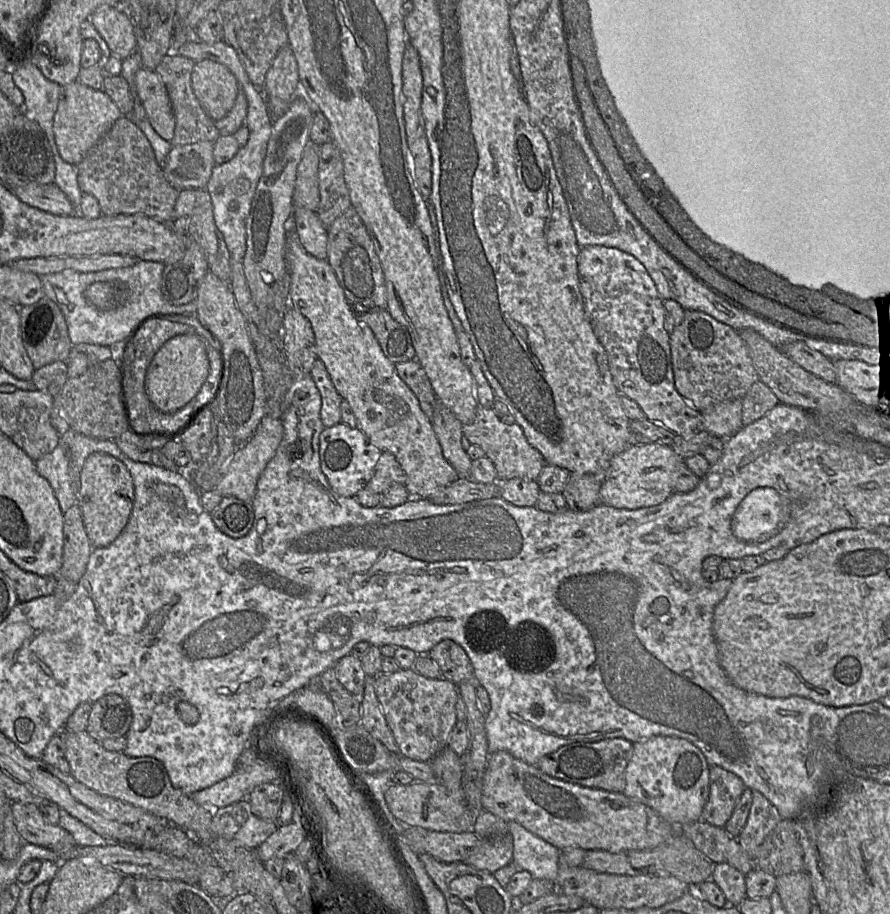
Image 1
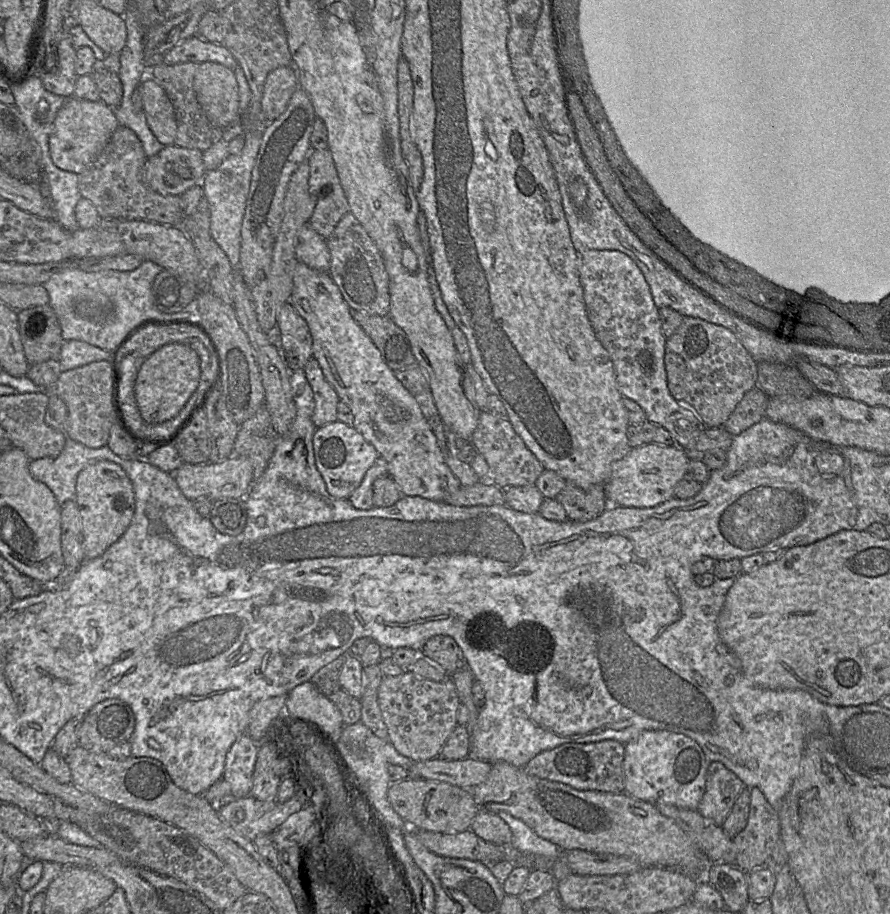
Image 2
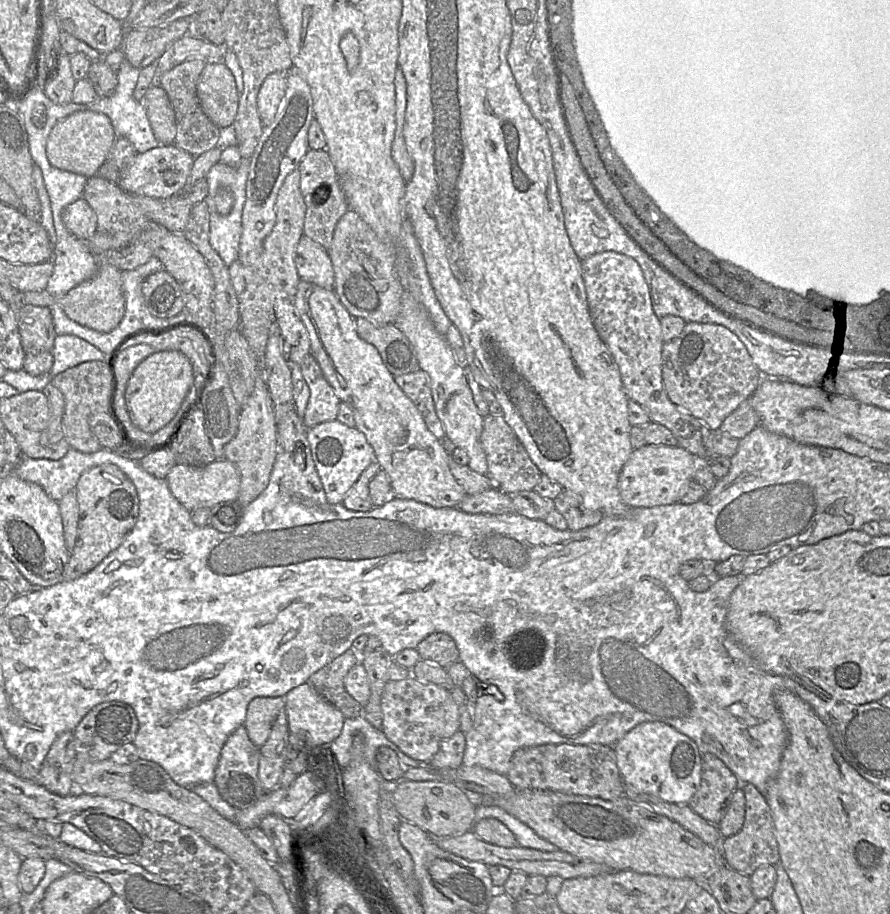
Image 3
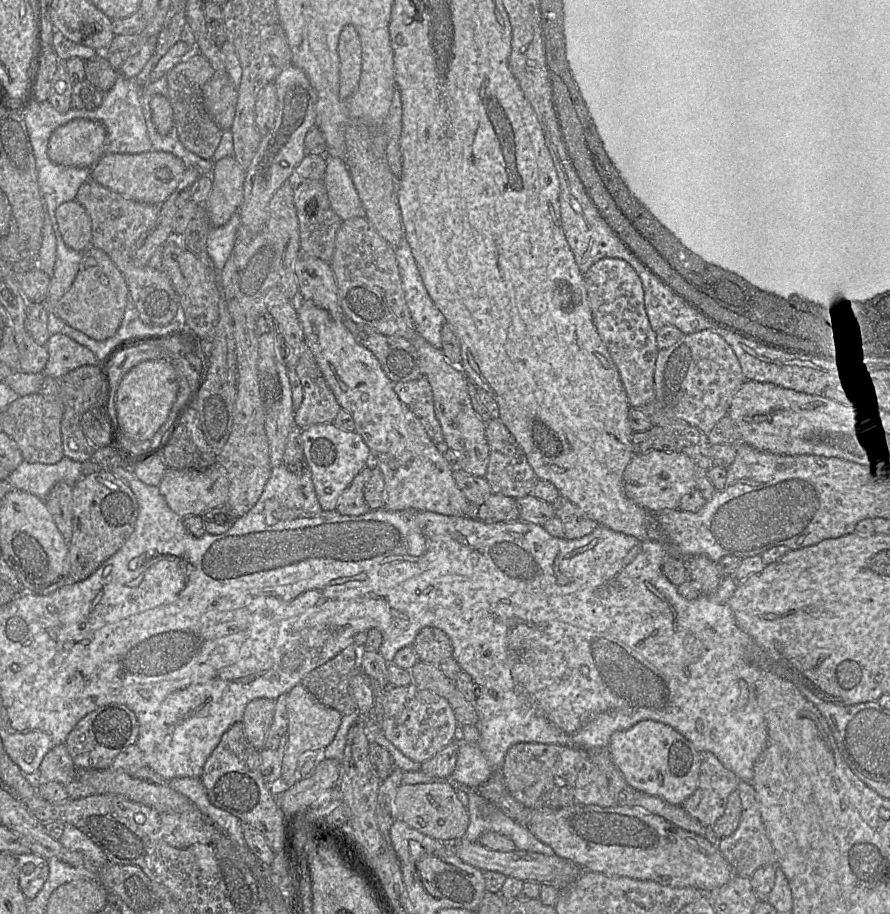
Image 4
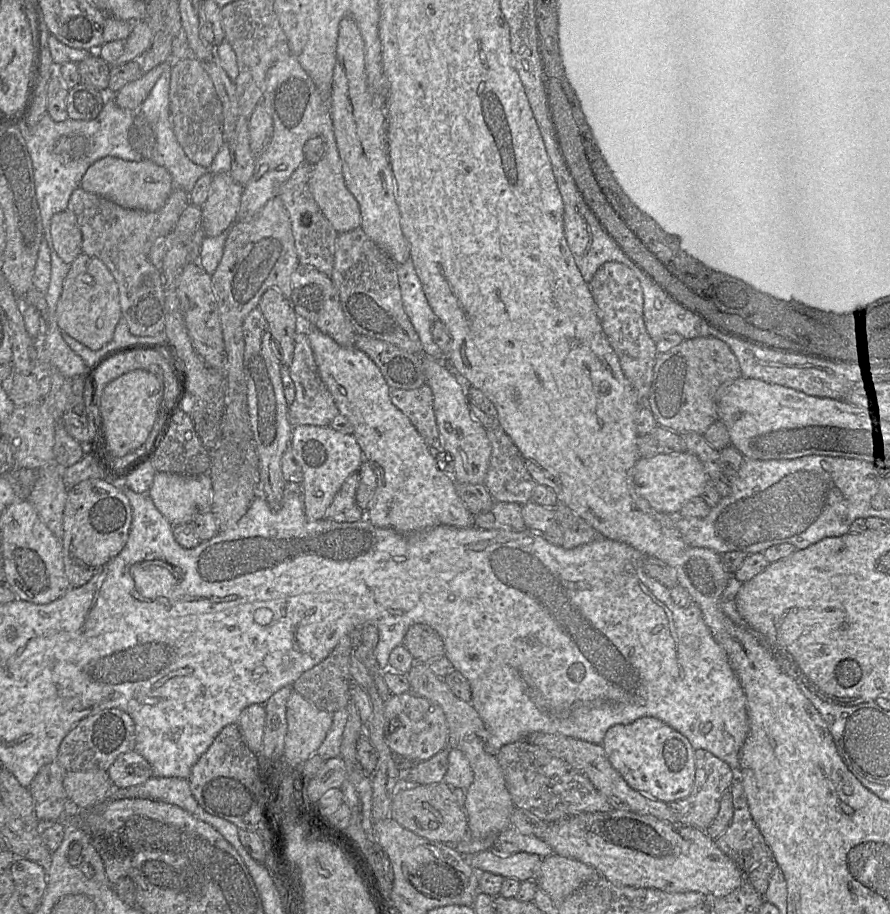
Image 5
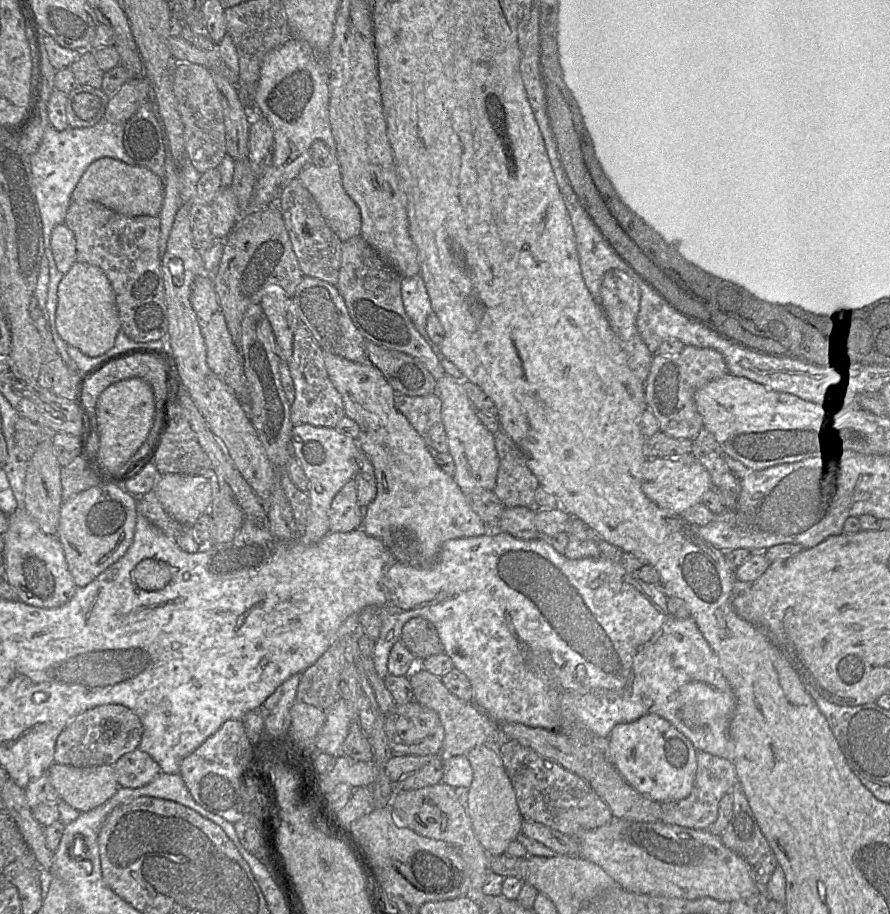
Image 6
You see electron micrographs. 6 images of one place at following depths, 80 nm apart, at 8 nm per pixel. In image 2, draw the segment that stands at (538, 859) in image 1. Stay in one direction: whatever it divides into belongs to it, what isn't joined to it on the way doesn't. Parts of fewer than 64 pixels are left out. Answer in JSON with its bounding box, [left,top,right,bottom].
[496,811,561,858]

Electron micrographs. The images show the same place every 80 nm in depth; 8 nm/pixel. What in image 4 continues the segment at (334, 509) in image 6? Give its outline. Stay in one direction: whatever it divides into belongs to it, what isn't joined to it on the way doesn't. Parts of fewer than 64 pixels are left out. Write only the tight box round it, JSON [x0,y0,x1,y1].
[335,464,373,516]

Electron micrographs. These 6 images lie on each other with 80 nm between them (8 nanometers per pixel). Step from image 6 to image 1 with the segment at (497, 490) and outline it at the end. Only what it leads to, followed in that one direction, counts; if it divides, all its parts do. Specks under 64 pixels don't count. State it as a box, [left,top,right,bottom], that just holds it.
[462,405,546,480]

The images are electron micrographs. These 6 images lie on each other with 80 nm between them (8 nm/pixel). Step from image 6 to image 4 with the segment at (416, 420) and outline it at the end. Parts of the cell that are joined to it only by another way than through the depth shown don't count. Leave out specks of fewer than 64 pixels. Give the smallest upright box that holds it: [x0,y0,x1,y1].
[394,376,444,444]

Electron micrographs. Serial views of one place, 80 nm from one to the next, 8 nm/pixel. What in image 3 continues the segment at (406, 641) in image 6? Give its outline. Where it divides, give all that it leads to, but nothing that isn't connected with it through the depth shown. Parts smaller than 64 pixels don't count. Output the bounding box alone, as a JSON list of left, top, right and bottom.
[416,632,460,669]

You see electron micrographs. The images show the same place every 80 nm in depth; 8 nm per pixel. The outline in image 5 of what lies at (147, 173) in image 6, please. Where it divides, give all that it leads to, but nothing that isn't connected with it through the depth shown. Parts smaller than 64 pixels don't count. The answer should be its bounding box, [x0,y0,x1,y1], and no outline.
[79,157,174,212]

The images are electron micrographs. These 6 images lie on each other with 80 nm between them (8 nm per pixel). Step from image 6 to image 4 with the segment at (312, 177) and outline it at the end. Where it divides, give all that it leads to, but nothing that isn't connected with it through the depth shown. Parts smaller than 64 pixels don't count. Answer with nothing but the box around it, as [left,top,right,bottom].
[324,155,363,221]

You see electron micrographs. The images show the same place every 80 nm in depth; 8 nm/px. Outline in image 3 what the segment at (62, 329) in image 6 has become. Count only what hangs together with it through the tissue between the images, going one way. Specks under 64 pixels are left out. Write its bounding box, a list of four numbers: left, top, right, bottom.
[56,260,125,333]

